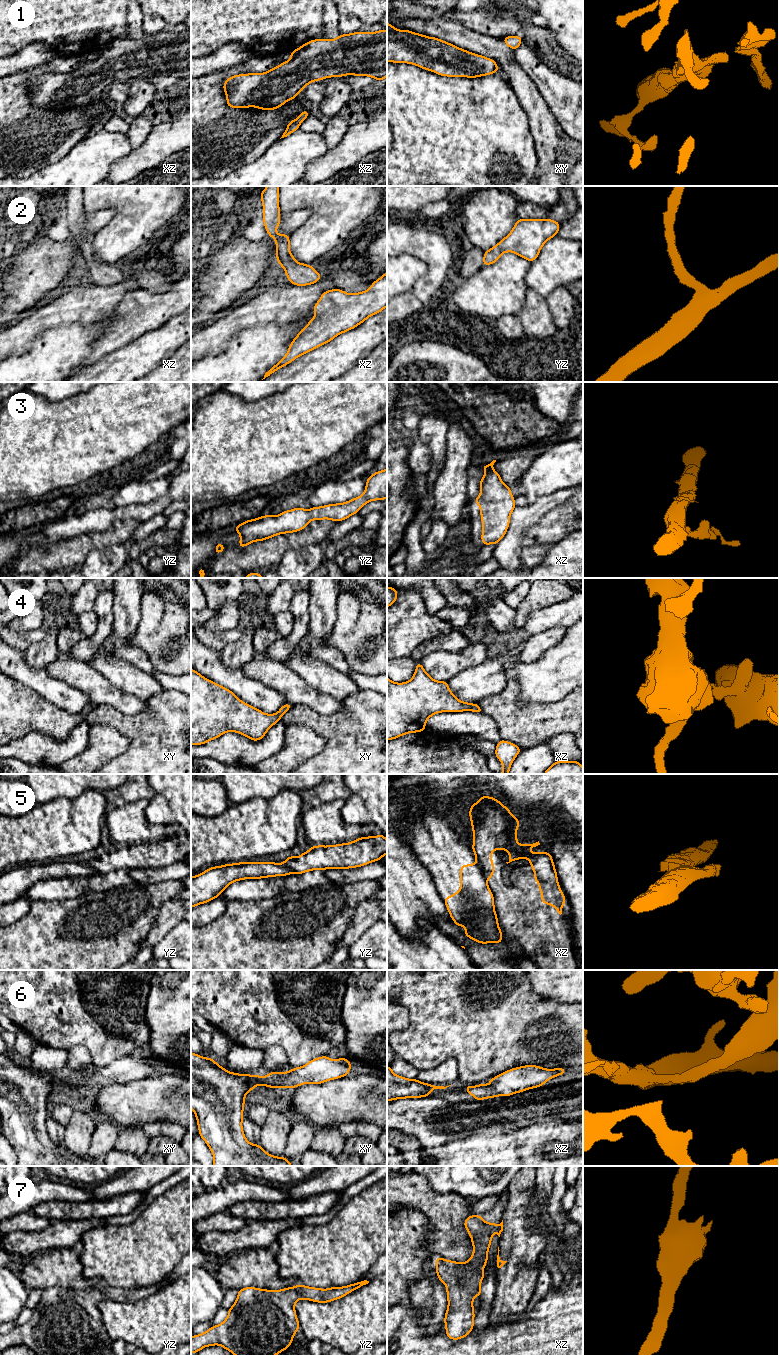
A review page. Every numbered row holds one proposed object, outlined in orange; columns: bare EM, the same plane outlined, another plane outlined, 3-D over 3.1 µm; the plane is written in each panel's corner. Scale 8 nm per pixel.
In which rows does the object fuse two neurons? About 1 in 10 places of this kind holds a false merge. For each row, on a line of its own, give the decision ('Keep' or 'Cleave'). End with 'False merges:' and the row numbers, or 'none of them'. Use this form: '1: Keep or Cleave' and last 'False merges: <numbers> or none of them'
1: Keep
2: Keep
3: Keep
4: Cleave
5: Cleave
6: Keep
7: Keep
False merges: 4, 5

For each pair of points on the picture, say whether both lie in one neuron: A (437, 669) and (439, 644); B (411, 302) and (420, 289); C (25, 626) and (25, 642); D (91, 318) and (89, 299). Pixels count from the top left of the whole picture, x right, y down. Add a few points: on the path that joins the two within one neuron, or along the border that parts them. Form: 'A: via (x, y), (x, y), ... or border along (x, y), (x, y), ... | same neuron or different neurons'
A: border along (462, 648), (456, 651), (434, 650), (418, 661) | different neurons
B: border along (411, 291), (423, 303) | different neurons
C: border along (41, 626), (27, 631), (10, 630) | different neurons
D: border along (113, 310), (87, 311), (70, 323) | different neurons

